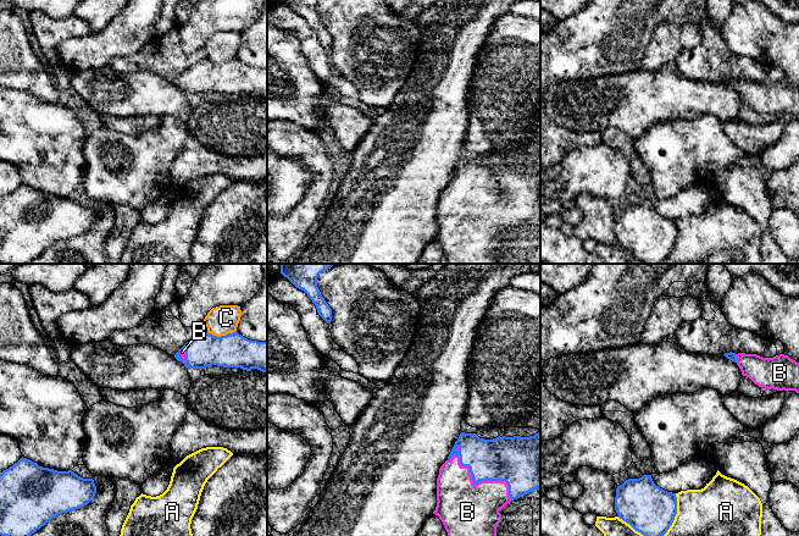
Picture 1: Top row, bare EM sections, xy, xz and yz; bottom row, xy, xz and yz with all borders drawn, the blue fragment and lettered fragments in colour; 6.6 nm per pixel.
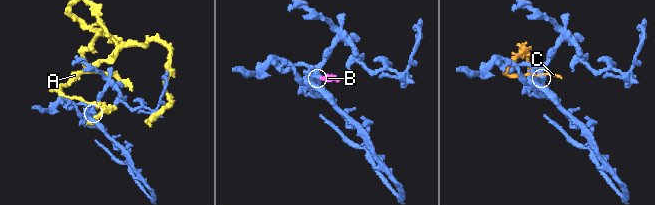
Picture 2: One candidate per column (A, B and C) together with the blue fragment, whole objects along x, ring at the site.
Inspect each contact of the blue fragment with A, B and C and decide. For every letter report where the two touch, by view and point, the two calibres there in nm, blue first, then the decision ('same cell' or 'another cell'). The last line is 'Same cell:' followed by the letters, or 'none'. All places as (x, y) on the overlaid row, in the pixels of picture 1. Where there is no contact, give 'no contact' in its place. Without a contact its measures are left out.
A: contact yz (676, 513); calibres 320 and 340 nm; another cell
B: contact xz (477, 482); calibres 280 and 340 nm; same cell
C: contact xy (221, 336); calibres 220 and 190 nm; another cell
Same cell: B

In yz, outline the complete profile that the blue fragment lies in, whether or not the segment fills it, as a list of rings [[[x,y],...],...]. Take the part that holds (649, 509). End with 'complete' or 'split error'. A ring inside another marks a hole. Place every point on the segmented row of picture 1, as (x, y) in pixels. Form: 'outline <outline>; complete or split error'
outline [[[643,475],[617,486],[615,510],[642,535],[664,536],[677,514],[677,497],[656,486],[651,475]]]; complete

